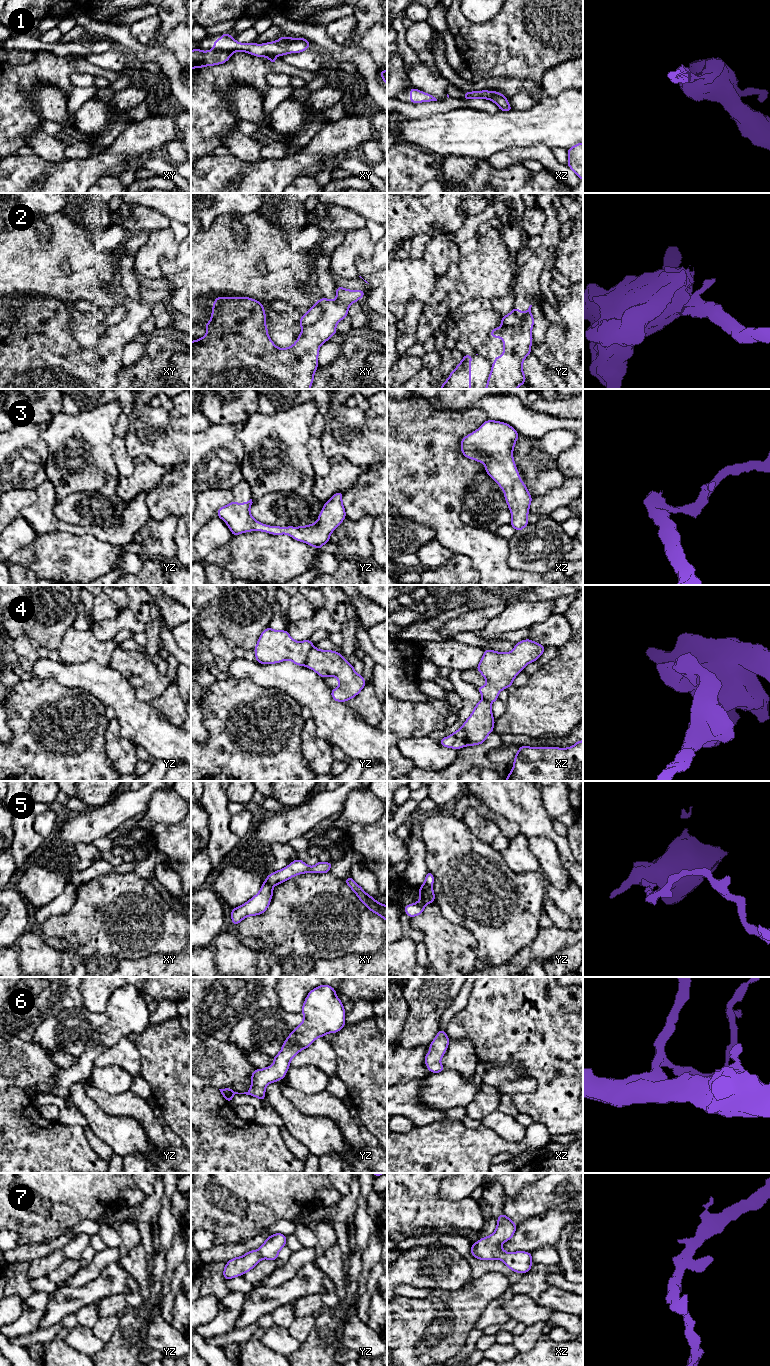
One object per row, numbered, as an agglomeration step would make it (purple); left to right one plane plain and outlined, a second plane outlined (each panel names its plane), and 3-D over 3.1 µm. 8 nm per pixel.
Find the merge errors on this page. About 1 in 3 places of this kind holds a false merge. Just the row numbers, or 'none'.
4, 5

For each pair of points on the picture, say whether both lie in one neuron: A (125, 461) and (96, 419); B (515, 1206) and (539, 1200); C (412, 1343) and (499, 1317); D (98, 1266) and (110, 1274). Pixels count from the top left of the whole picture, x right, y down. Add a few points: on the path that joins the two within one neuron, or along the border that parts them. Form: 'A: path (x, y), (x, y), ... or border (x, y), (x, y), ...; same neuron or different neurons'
A: border (114, 436), (112, 451), (116, 465); different neurons
B: path (521, 1206), (533, 1200); same neuron
C: border (488, 1304), (473, 1327); different neurons
D: border (116, 1262), (111, 1262), (96, 1277), (85, 1283); different neurons

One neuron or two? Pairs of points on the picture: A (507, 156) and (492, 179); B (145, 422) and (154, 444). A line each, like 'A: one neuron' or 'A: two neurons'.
A: two neurons
B: one neuron

